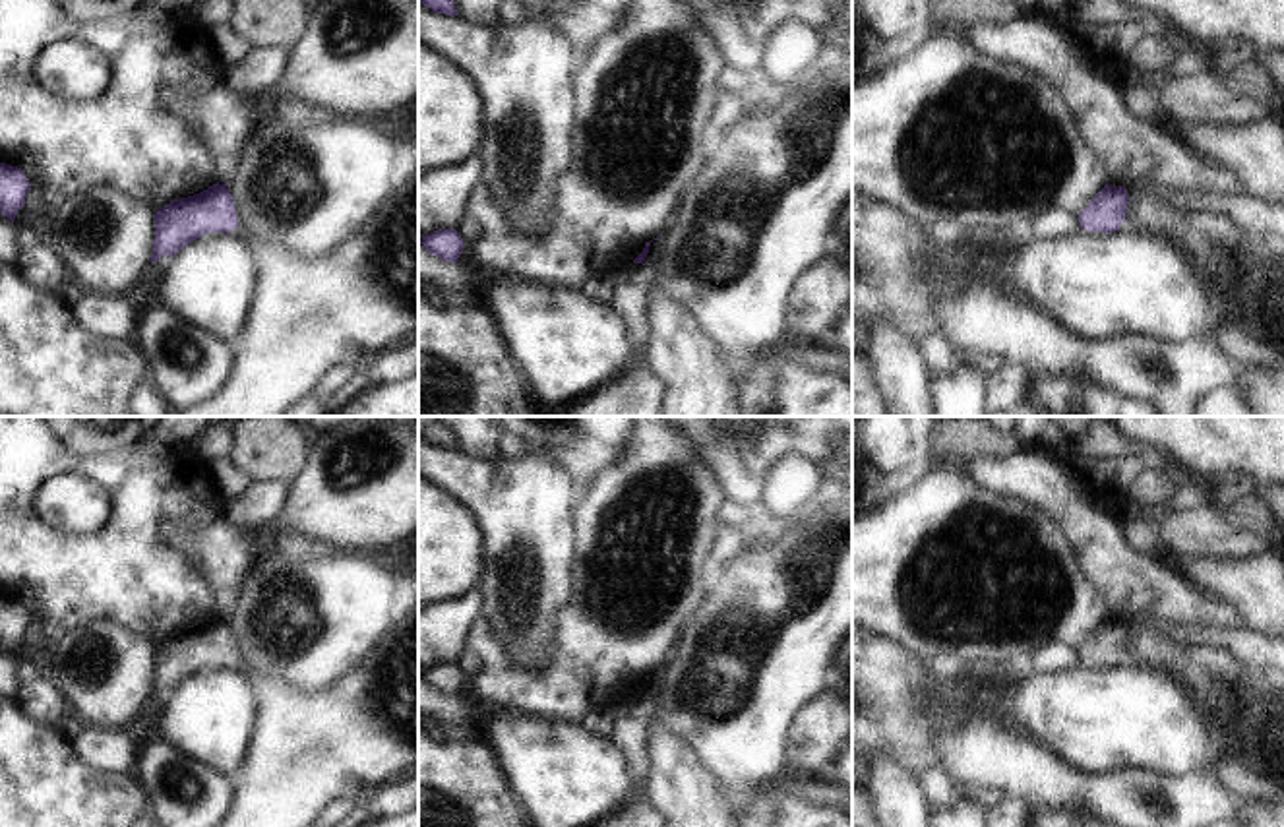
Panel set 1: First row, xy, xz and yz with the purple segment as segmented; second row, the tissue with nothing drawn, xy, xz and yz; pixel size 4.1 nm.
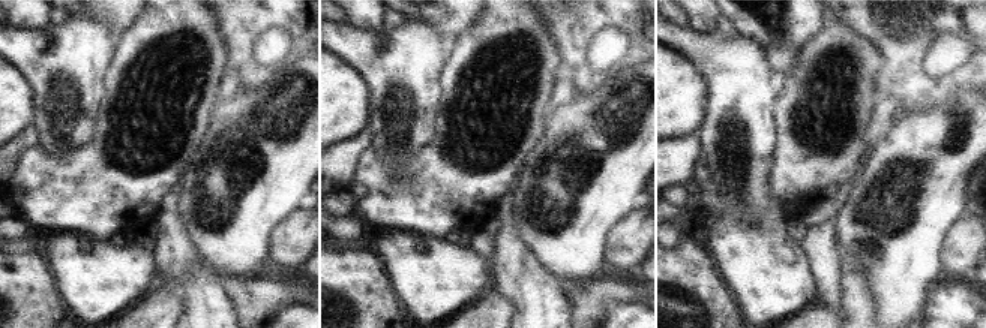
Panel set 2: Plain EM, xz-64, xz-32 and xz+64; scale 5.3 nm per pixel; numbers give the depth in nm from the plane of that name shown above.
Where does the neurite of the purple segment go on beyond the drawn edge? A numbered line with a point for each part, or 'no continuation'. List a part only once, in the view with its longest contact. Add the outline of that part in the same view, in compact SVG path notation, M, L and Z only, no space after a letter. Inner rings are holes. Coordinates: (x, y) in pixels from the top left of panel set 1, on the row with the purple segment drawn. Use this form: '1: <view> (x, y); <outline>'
1: xy (359, 299); M418 161L403 184L393 188L345 242L318 260L304 260L283 246L250 238L240 227L229 234L244 240L258 261L256 296L236 339L236 358L217 393L170 416L281 416L312 393L329 368L418 339Z

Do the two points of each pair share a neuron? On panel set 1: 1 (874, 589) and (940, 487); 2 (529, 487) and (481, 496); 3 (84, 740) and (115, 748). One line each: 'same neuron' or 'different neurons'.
1: same neuron
2: same neuron
3: same neuron

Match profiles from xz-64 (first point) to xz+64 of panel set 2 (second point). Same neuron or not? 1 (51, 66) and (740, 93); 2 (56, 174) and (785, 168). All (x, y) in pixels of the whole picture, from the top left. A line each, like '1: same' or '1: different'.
1: same
2: same

